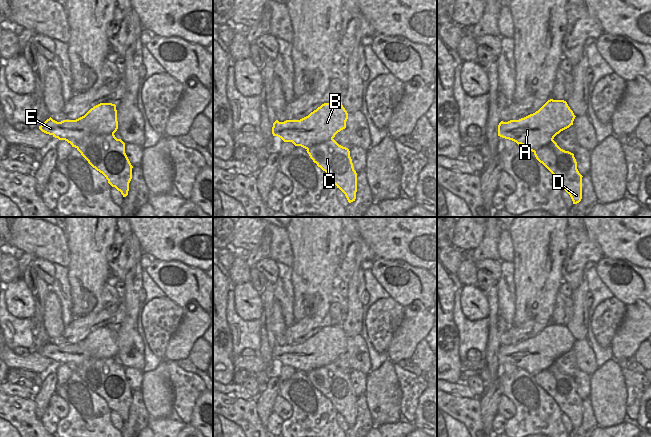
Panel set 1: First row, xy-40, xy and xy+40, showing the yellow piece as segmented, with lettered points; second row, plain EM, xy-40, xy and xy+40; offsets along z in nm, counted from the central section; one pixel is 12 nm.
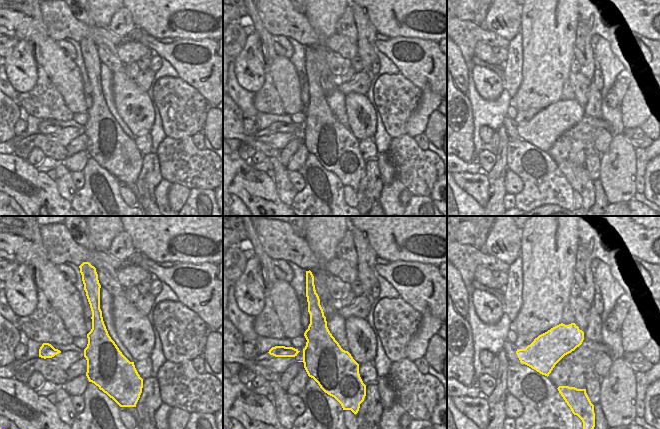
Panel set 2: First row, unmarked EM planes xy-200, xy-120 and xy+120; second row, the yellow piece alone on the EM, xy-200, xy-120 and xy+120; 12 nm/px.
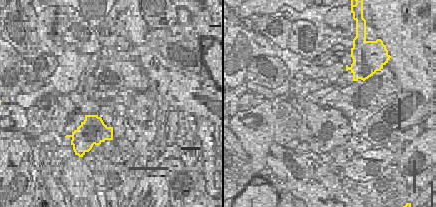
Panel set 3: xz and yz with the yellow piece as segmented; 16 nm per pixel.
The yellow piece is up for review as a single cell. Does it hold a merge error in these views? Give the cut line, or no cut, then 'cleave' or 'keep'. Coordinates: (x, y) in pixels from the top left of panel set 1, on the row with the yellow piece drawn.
xy-40 (113, 133), (89, 134), (73, 146) | cleave

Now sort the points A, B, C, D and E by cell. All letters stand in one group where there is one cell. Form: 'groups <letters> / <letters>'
groups A B E / C D

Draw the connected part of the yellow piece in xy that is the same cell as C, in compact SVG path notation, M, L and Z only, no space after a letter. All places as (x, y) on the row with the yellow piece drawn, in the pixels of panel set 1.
M330 139L315 144L306 151L313 162L331 177L337 188L345 194L348 202L355 201L357 173L354 170L349 149Z

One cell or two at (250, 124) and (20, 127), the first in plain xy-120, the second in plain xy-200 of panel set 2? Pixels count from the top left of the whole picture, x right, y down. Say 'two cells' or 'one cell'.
one cell

